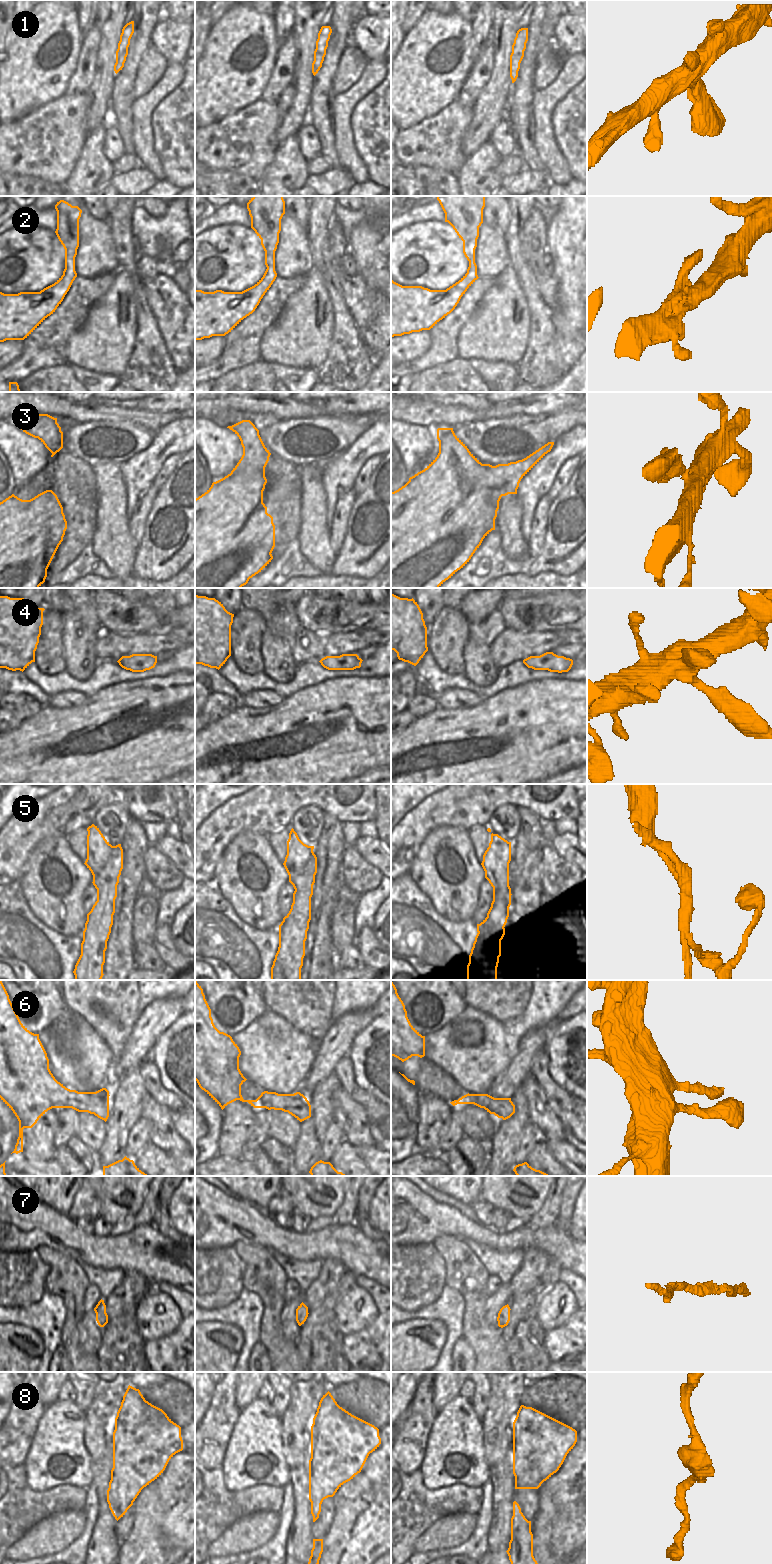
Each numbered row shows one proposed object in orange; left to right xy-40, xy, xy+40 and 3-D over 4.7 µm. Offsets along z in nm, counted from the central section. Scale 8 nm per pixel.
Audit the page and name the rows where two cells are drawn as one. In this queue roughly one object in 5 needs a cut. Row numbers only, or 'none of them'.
5

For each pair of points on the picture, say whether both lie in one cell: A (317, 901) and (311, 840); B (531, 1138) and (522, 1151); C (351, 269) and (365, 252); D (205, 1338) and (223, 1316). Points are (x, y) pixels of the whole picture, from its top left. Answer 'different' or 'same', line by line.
A: different
B: same
C: different
D: different

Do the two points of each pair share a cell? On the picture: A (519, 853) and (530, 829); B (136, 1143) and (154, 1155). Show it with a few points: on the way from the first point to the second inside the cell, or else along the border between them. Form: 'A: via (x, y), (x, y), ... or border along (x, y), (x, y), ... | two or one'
A: via (520, 847), (530, 835) | one
B: border along (149, 1140), (133, 1160) | two

